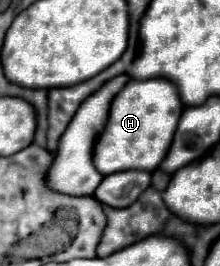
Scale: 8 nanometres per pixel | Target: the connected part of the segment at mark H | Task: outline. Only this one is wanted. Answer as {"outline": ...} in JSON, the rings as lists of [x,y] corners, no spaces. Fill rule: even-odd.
{"outline":[[[166,79],[128,81],[124,89],[112,99],[106,125],[94,141],[92,163],[96,171],[104,177],[124,169],[154,171],[164,159],[182,115],[182,103],[178,99],[176,87]]]}

